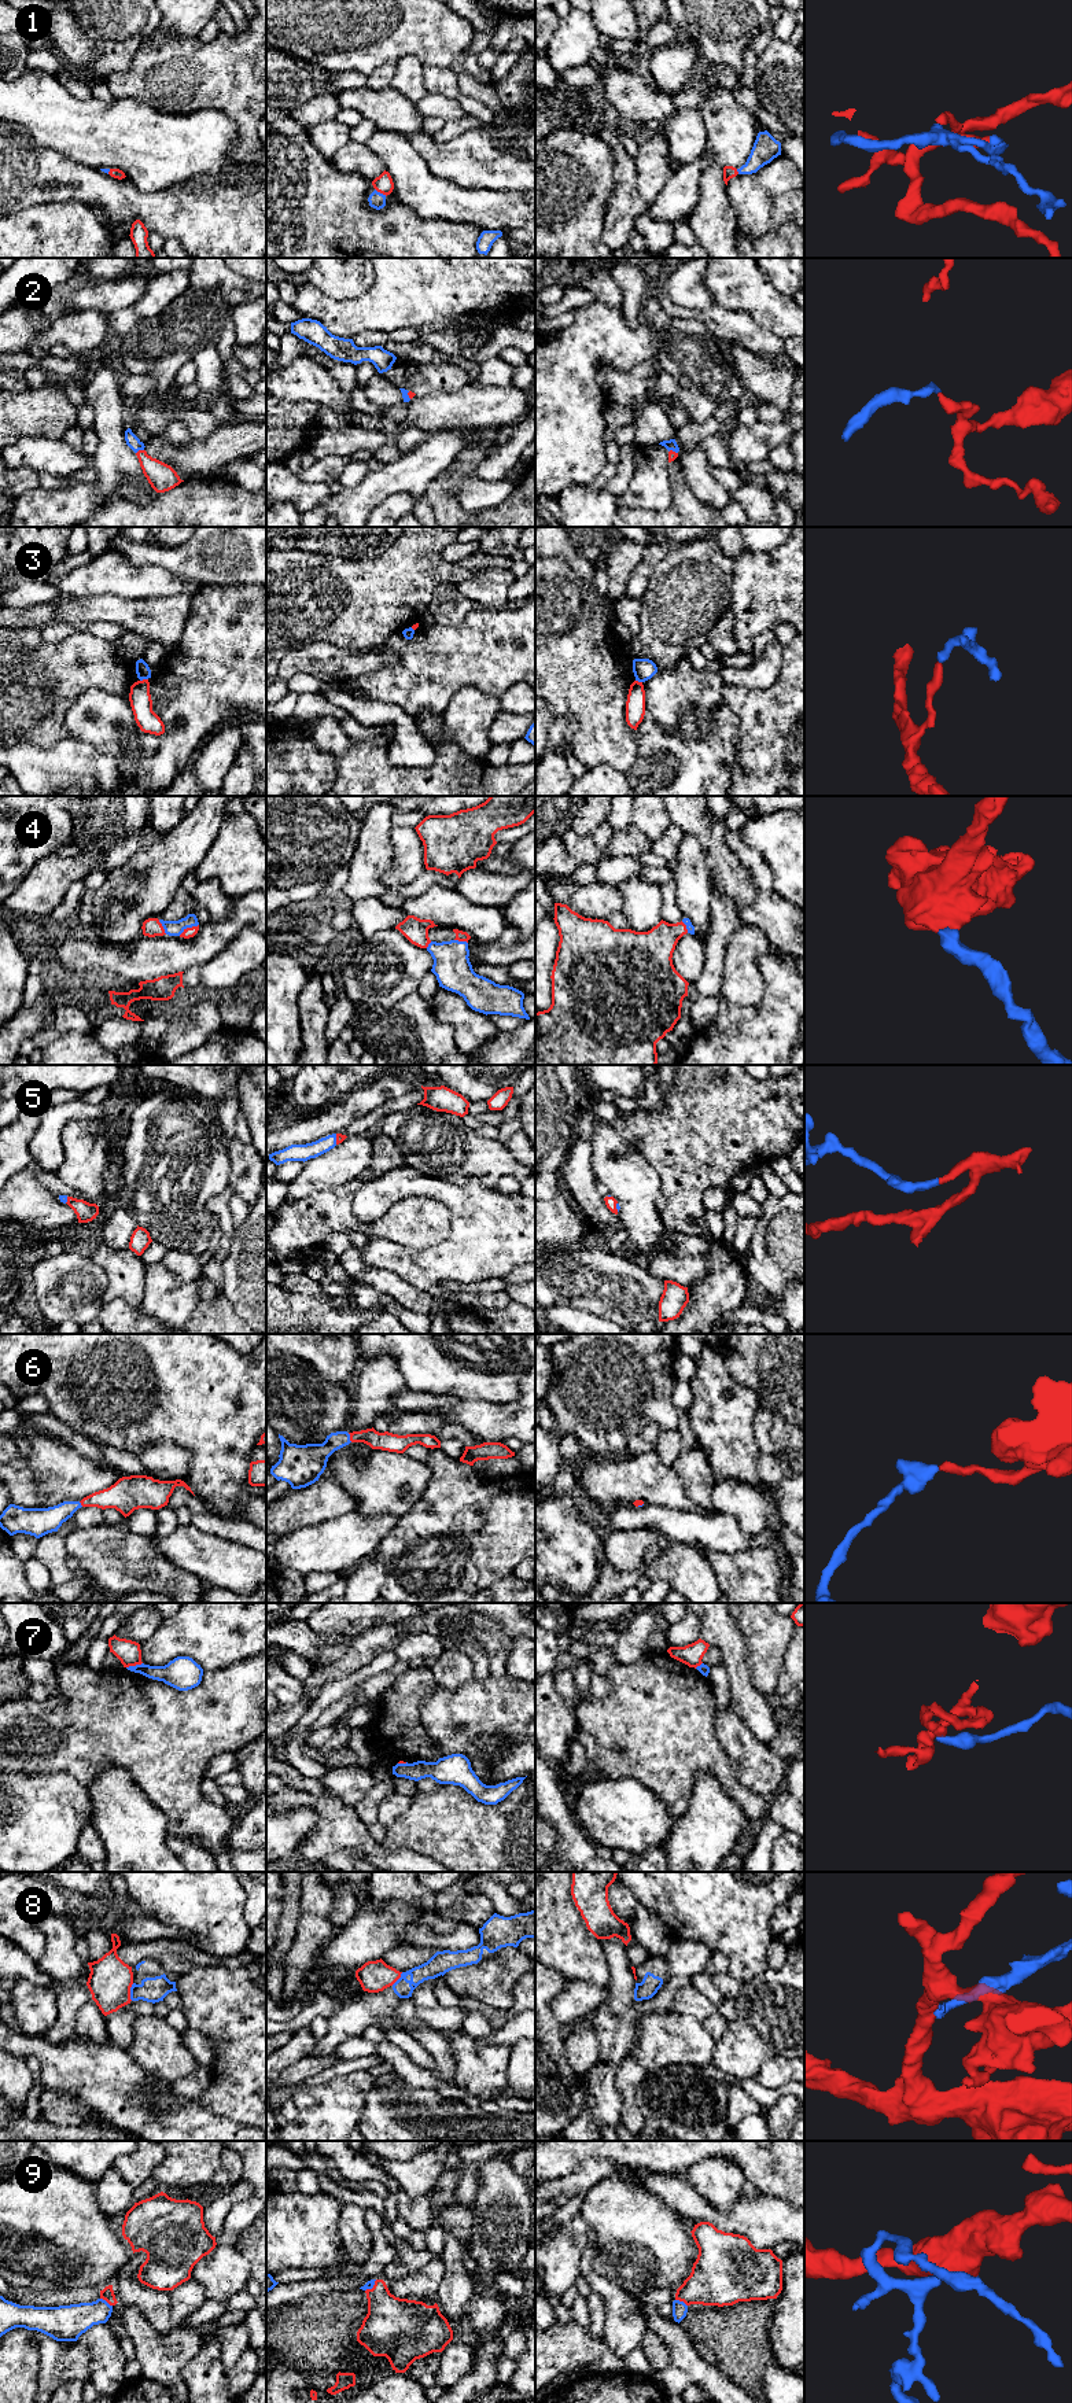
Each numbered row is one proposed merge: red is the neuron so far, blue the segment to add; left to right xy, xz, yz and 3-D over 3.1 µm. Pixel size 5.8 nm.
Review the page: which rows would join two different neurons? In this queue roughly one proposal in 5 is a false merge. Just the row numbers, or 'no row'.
3, 7, 8

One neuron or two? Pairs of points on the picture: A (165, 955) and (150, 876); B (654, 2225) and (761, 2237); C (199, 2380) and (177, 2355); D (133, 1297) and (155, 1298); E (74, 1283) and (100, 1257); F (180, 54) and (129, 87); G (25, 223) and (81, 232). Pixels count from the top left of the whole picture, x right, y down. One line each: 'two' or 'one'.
A: two
B: two
C: two
D: two
E: two
F: one
G: one

